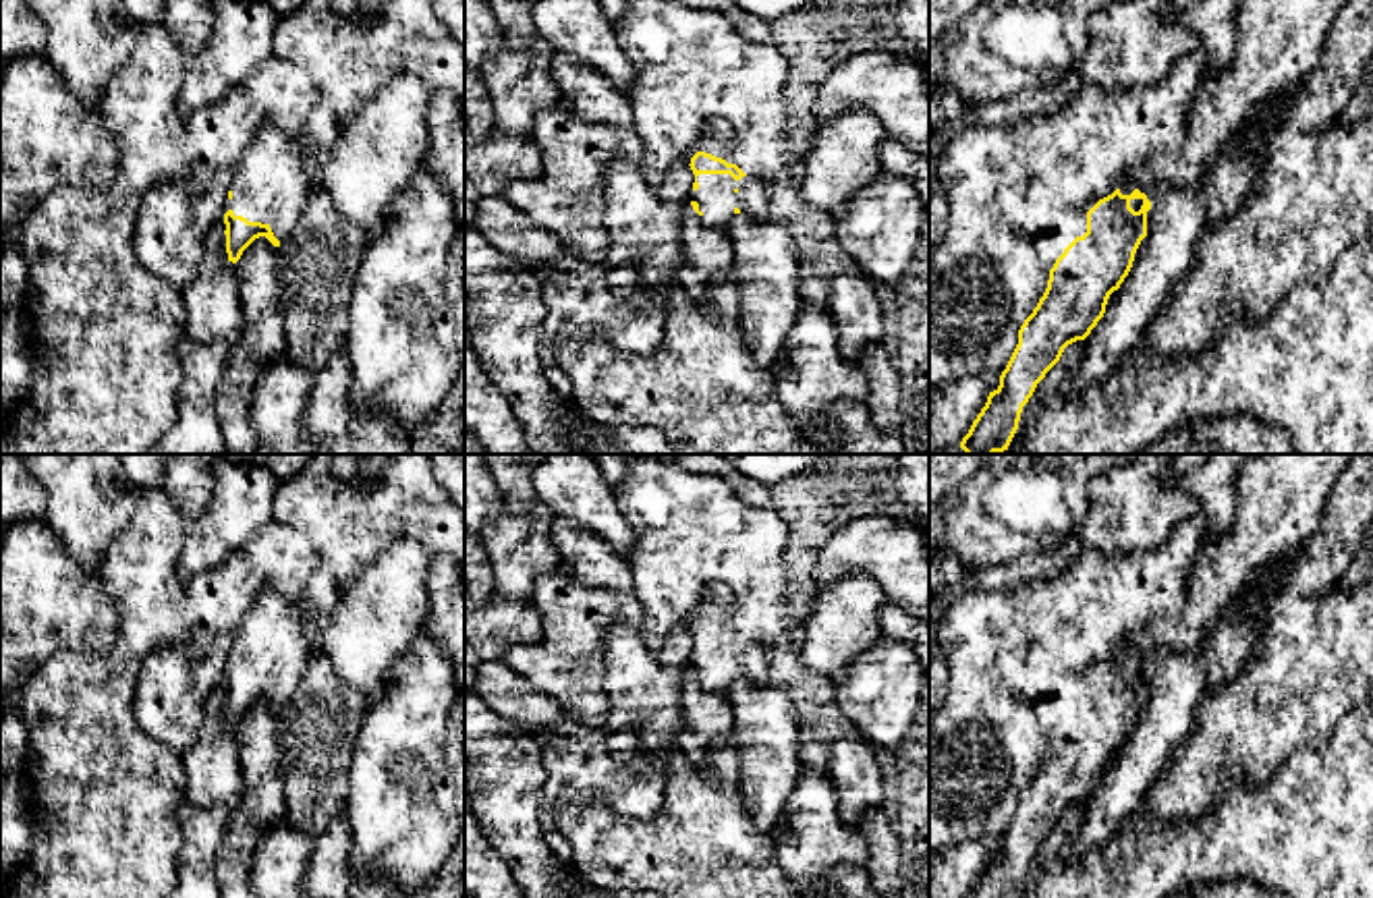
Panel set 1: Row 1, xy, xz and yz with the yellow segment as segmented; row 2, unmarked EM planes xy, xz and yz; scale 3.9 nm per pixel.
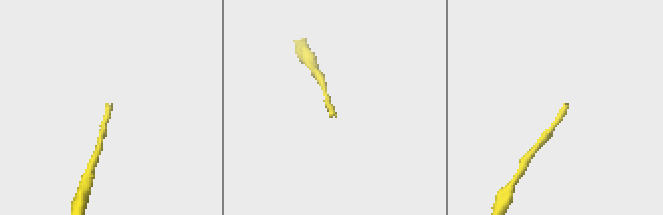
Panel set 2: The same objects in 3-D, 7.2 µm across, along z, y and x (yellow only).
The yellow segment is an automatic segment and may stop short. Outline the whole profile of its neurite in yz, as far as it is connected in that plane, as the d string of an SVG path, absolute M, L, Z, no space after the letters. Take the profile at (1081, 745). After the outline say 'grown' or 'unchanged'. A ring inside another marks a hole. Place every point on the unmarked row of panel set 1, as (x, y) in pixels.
M1126 645L1087 676L1087 697L1076 701L1049 734L1047 753L1018 794L1018 809L1000 840L1000 850L989 857L969 898L1016 898L1022 871L1033 861L1037 848L1060 825L1068 809L1091 798L1105 778L1110 759L1128 740L1134 718L1147 701L1147 676L1153 660L1141 657Z | grown

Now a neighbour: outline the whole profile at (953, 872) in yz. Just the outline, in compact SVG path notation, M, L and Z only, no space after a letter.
M981 840L929 850L929 898L969 898L987 861L989 850Z

